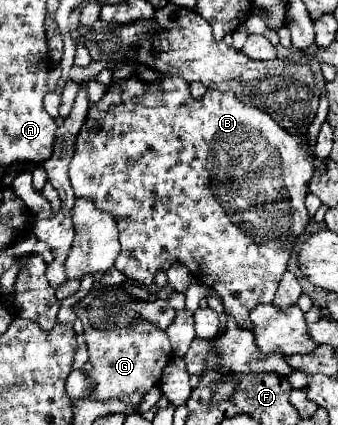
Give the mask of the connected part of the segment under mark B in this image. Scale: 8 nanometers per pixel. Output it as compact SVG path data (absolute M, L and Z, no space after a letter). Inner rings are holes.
M129 77L107 91L97 103L89 105L87 118L77 134L75 153L69 167L69 181L75 191L77 199L89 199L95 203L97 209L107 211L113 215L117 229L119 229L119 243L121 251L115 259L115 267L127 275L133 277L141 285L151 285L157 271L167 271L171 265L181 263L185 265L191 275L203 283L205 287L217 291L223 299L225 313L231 313L239 327L251 331L249 311L255 309L259 303L271 303L275 297L275 289L279 287L279 281L283 273L287 271L287 261L291 257L293 247L297 245L297 239L303 235L309 215L305 209L305 197L307 197L307 181L313 177L313 159L307 157L307 139L293 137L285 129L281 129L271 115L267 115L263 109L257 109L253 105L245 105L235 97L231 91L215 91L207 89L207 93L201 99L193 99L189 93L189 83L185 83L181 77L173 77L173 89L163 91L159 87L145 87L145 93L141 91L143 85L149 85L147 81L139 77ZM255 199L277 199L273 203L255 205Z

